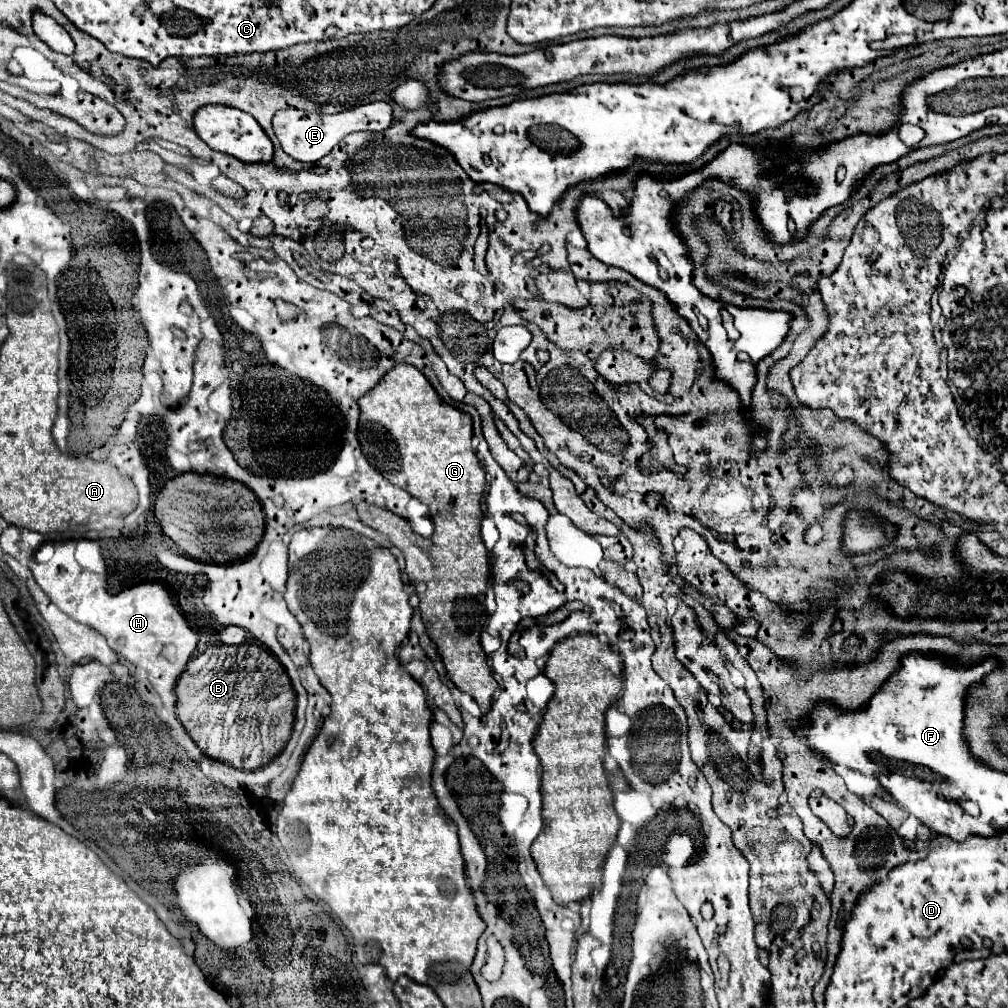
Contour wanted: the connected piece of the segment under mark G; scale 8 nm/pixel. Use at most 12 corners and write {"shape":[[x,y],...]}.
{"shape":[[399,363],[359,399],[367,461],[429,507],[421,537],[357,503],[403,553],[449,679],[479,707],[487,481],[471,415]]}

